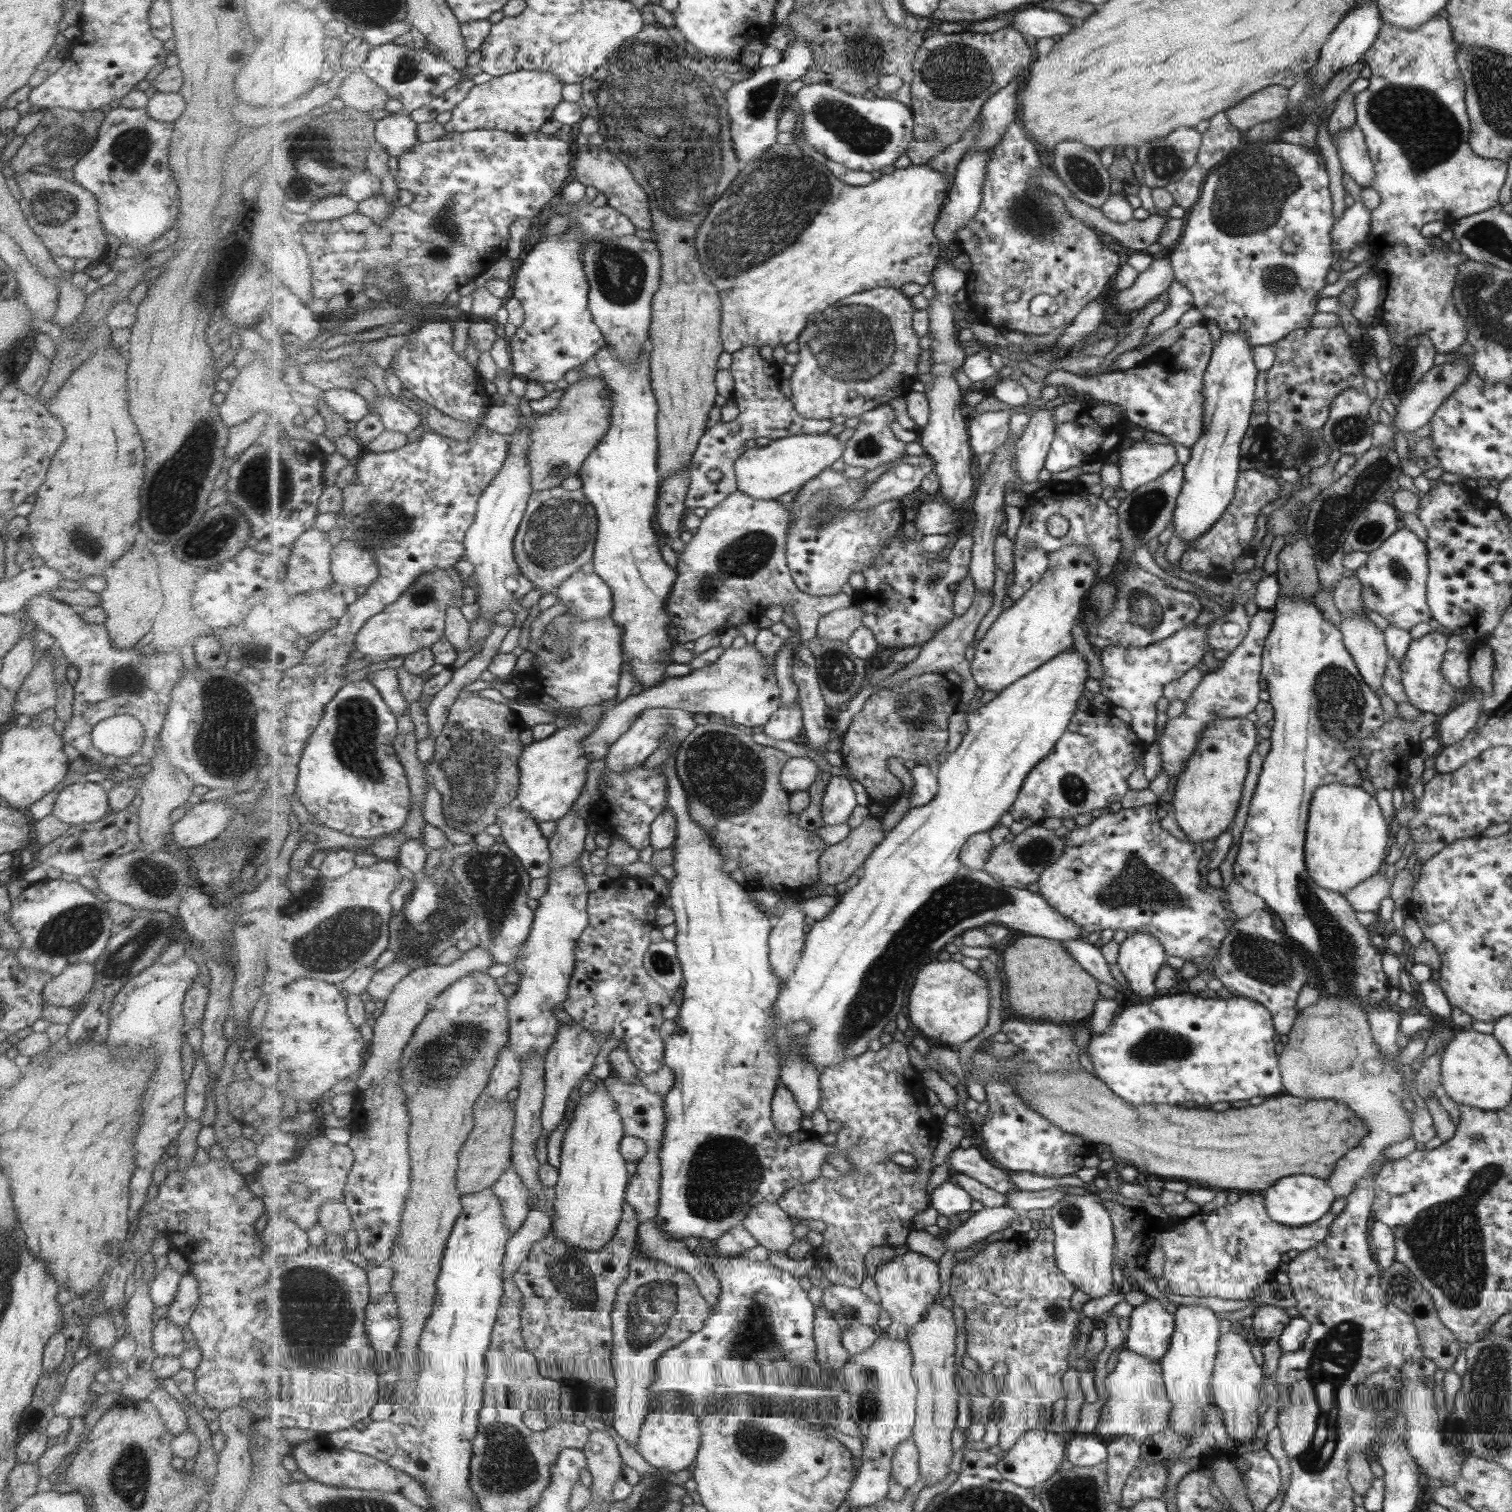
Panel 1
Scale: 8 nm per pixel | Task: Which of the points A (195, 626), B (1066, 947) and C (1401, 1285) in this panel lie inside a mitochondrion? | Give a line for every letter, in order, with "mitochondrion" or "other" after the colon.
A: other
B: other
C: mitochondrion

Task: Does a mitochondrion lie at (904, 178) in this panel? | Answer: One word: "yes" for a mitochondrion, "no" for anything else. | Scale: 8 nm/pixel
no

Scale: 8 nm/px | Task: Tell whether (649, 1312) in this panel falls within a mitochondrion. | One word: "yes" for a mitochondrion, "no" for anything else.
yes

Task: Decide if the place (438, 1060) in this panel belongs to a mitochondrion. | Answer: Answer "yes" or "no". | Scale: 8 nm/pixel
yes

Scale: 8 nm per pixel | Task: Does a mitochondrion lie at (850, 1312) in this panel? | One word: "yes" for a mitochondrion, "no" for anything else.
yes

